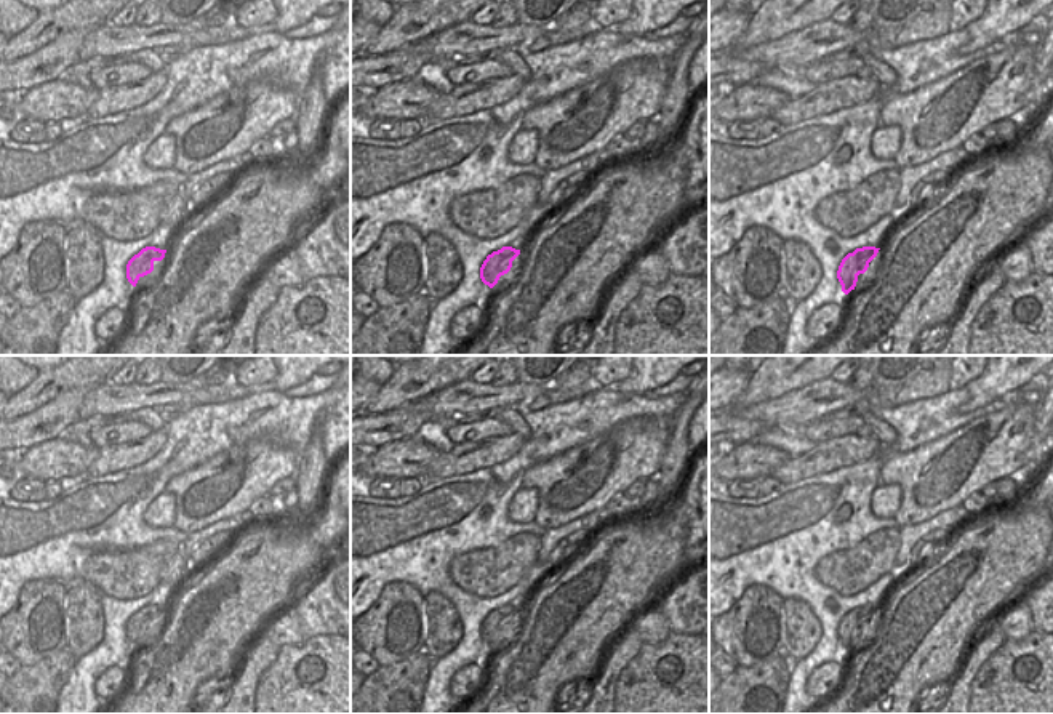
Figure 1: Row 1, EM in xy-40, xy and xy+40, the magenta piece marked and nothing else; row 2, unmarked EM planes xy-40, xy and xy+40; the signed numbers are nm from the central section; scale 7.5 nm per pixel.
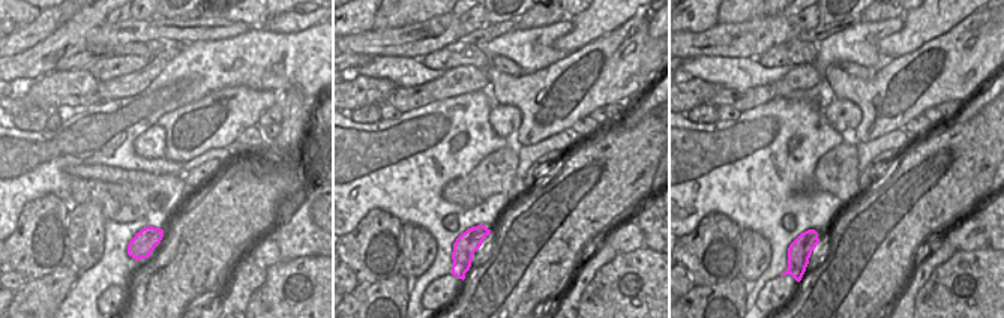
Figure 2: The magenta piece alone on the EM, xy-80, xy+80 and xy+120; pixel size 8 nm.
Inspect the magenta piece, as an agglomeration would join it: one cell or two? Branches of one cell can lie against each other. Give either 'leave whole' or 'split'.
leave whole

